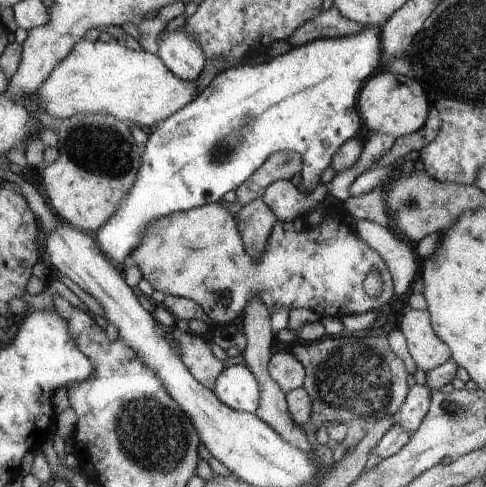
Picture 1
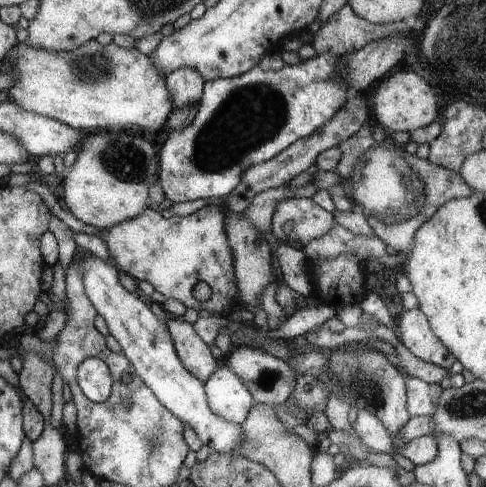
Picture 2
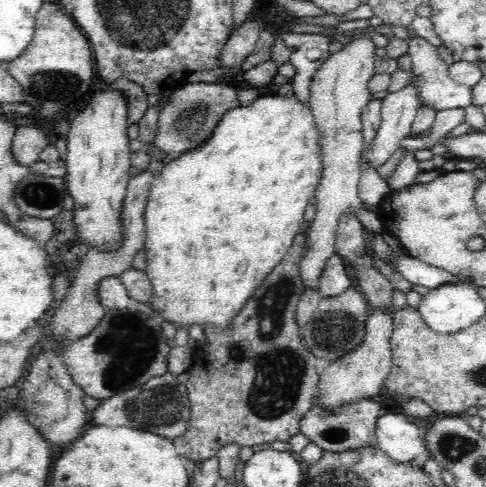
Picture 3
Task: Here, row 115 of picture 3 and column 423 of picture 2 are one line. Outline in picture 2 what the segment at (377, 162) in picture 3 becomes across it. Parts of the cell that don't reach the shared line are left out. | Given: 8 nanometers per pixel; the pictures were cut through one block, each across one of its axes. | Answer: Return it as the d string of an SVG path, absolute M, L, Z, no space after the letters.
M407 378L407 416L409 418L421 418L421 416L431 416L435 410L435 400L441 392L441 386L437 384L425 384L417 378Z

